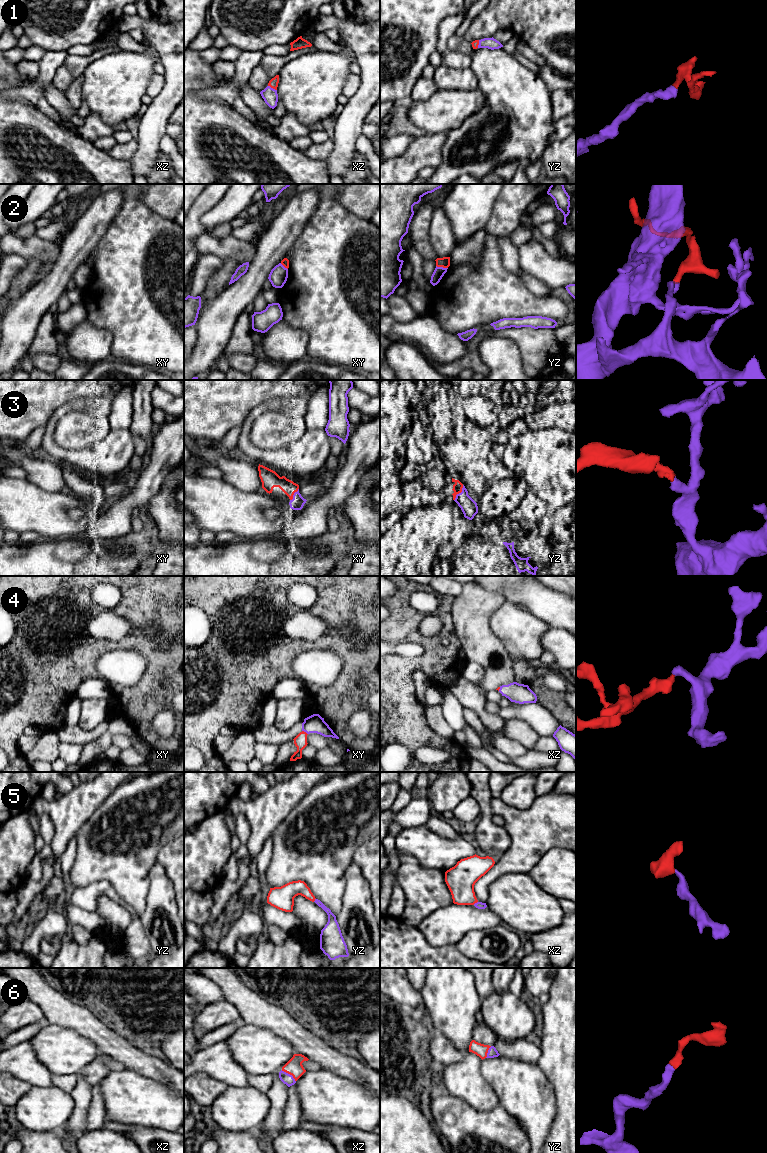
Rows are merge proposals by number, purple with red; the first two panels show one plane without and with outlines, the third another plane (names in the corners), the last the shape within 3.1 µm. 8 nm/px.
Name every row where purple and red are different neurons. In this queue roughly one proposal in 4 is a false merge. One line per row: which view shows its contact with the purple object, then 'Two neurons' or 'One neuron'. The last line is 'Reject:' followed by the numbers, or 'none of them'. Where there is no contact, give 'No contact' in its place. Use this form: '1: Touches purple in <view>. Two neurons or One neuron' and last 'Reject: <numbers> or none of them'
1: Touches purple in xz. One neuron
2: Touches purple in yz. Two neurons
3: Touches purple in yz. One neuron
4: Touches purple in xy. One neuron
5: Touches purple in xz. One neuron
6: Touches purple in xz. One neuron
Reject: 2

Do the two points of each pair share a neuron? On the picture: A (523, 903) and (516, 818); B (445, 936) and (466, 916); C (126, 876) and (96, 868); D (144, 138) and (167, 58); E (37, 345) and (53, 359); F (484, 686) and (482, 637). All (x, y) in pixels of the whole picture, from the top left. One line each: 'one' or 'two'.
A: two
B: one
C: one
D: one
E: two
F: one

